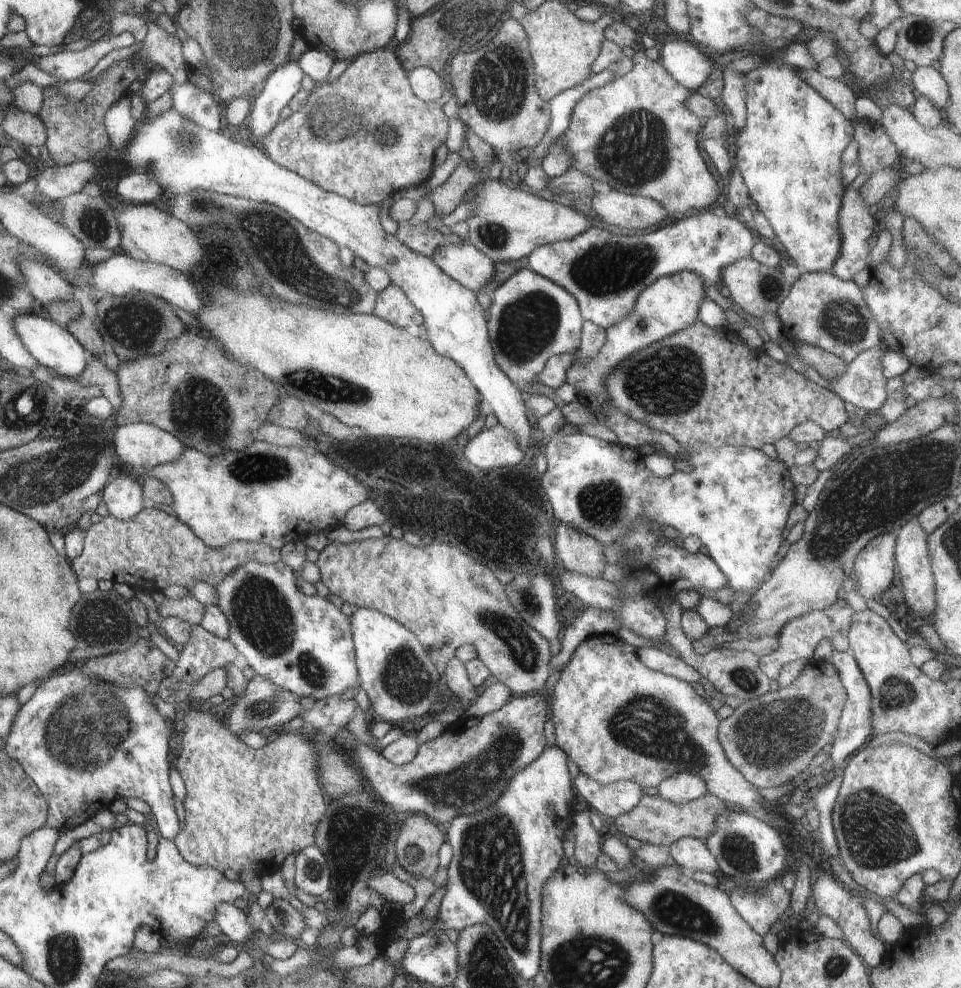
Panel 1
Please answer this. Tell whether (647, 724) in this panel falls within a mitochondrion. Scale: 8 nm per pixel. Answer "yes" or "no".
yes

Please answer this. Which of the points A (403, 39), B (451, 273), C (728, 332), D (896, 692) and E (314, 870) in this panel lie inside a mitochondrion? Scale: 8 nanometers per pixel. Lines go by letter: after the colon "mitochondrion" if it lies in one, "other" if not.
A: other
B: other
C: other
D: mitochondrion
E: mitochondrion

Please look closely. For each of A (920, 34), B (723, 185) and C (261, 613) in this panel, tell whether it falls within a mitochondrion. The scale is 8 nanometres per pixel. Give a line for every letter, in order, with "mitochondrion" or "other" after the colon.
A: mitochondrion
B: other
C: mitochondrion

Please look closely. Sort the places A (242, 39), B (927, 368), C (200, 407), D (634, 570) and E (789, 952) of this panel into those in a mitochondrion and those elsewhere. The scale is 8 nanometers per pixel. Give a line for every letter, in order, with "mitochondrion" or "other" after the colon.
A: mitochondrion
B: other
C: mitochondrion
D: other
E: other

